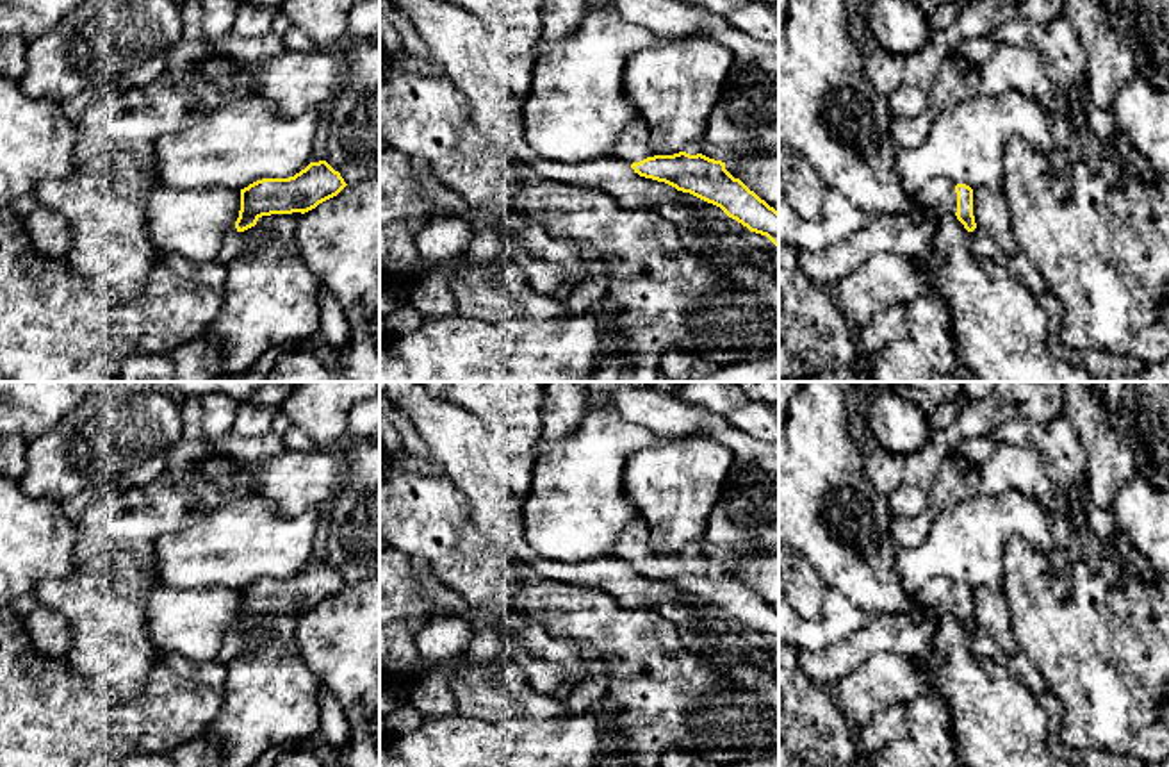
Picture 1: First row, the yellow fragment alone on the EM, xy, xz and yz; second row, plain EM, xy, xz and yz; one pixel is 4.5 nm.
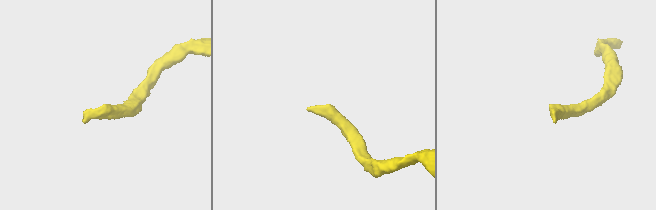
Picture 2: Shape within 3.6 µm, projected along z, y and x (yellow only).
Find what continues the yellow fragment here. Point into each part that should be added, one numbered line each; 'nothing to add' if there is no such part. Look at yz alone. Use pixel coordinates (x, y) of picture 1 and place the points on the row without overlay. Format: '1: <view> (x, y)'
1: yz (907, 634)

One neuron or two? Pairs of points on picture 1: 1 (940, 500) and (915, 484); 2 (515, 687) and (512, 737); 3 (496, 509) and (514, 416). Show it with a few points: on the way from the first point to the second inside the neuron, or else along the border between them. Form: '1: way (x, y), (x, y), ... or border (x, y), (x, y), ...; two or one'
1: border (947, 455), (927, 505), (913, 516), (893, 518); two
2: border (471, 717), (485, 721), (556, 717); two
3: border (480, 421), (487, 437), (510, 459); two

